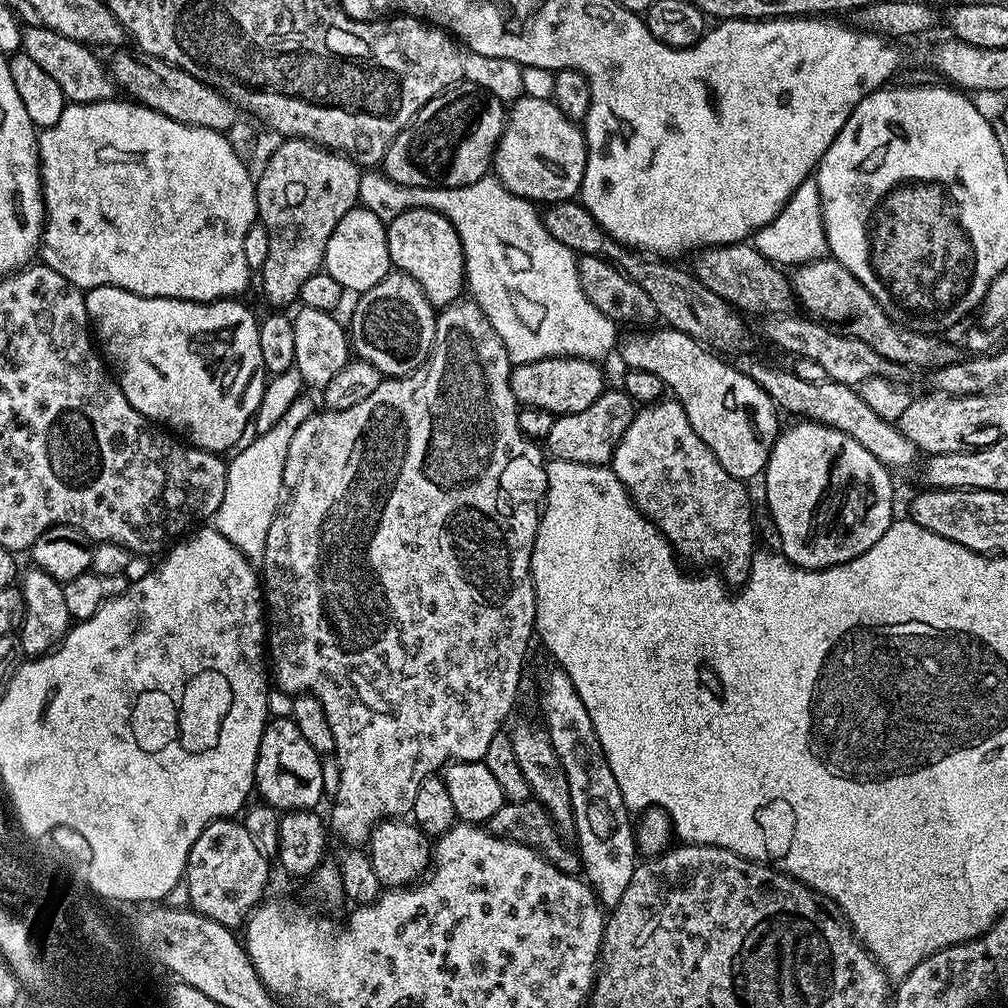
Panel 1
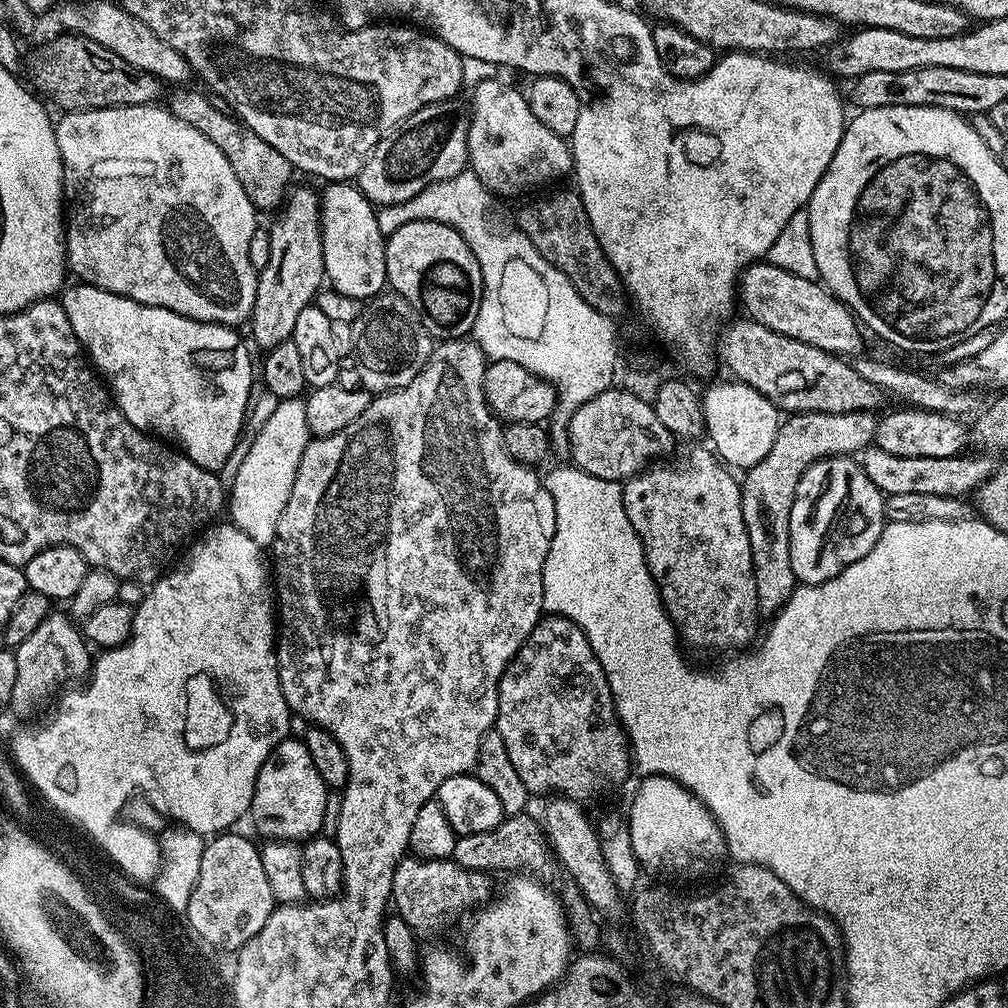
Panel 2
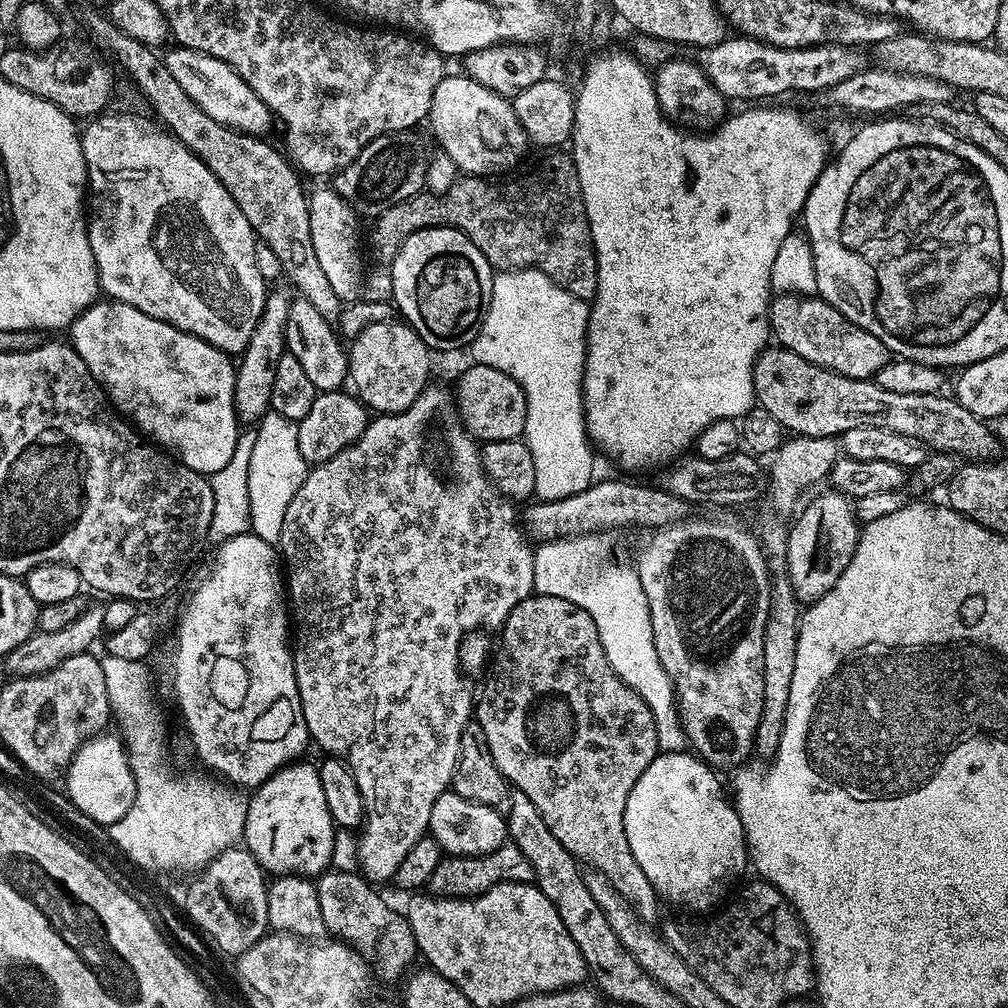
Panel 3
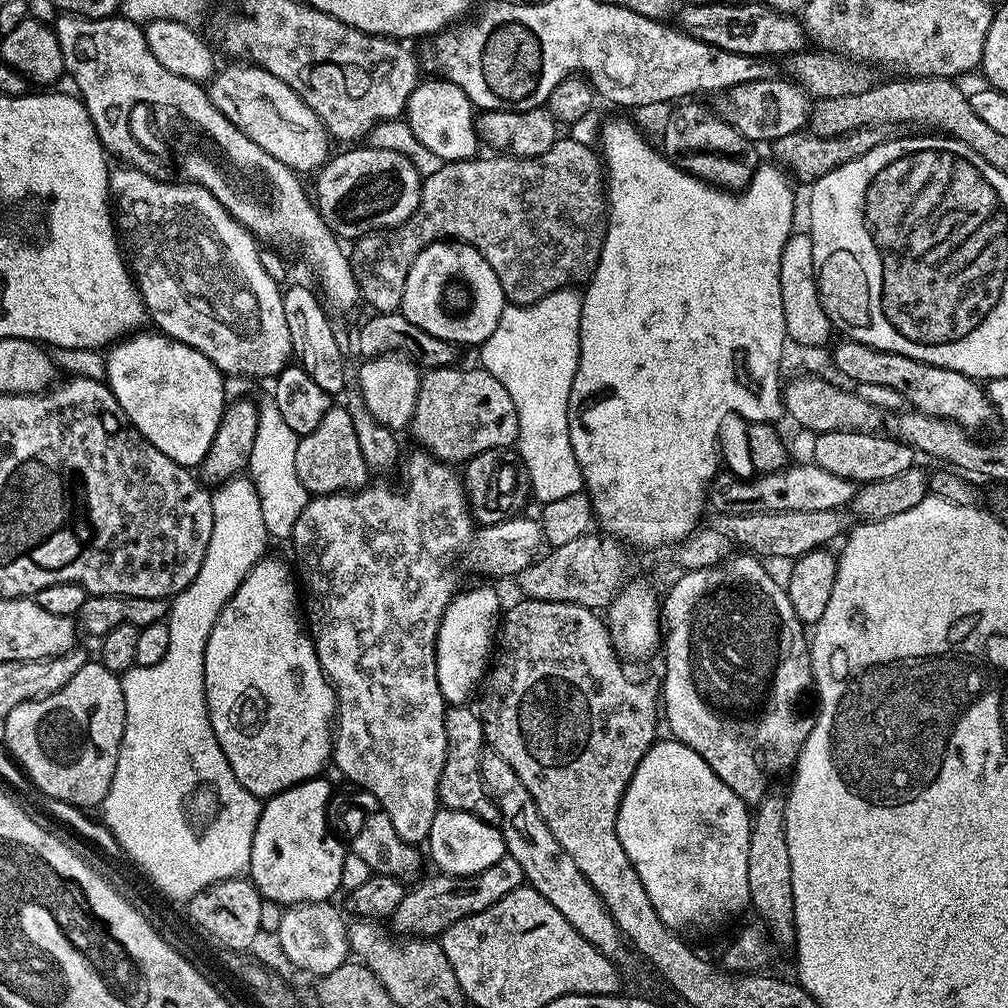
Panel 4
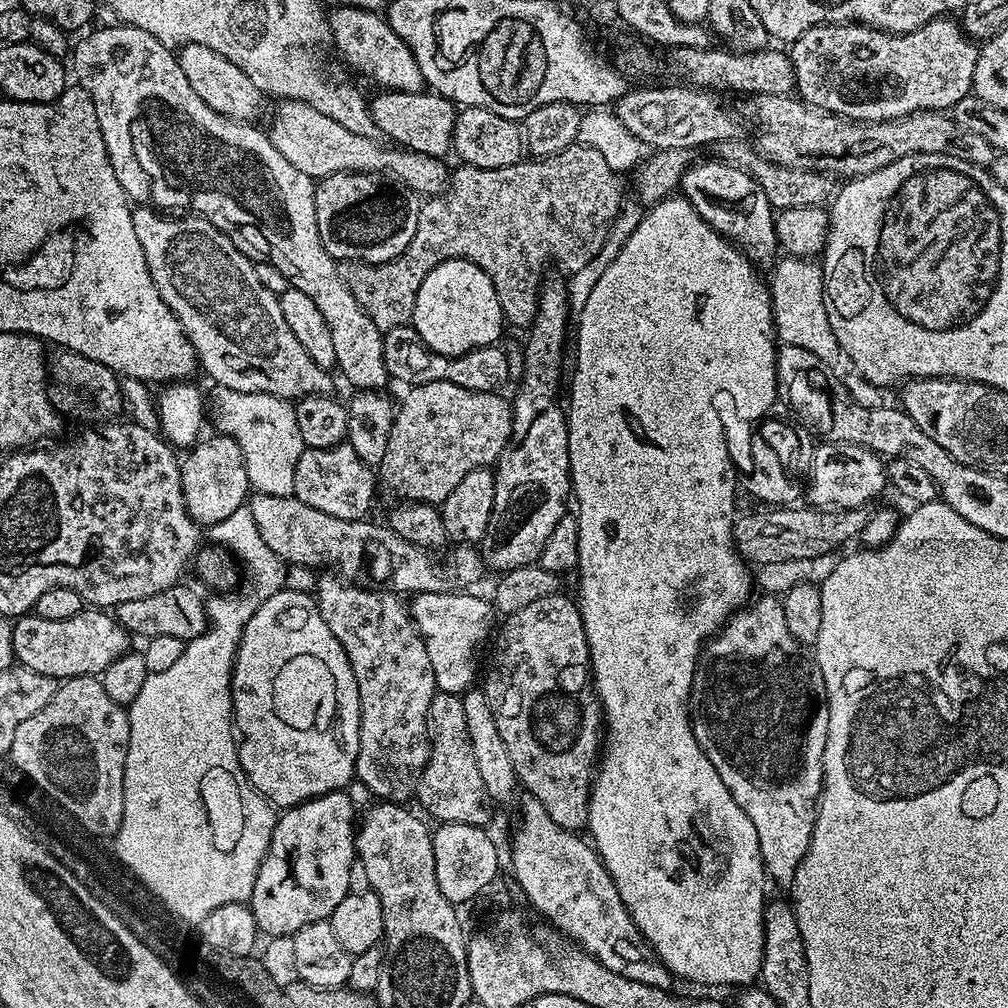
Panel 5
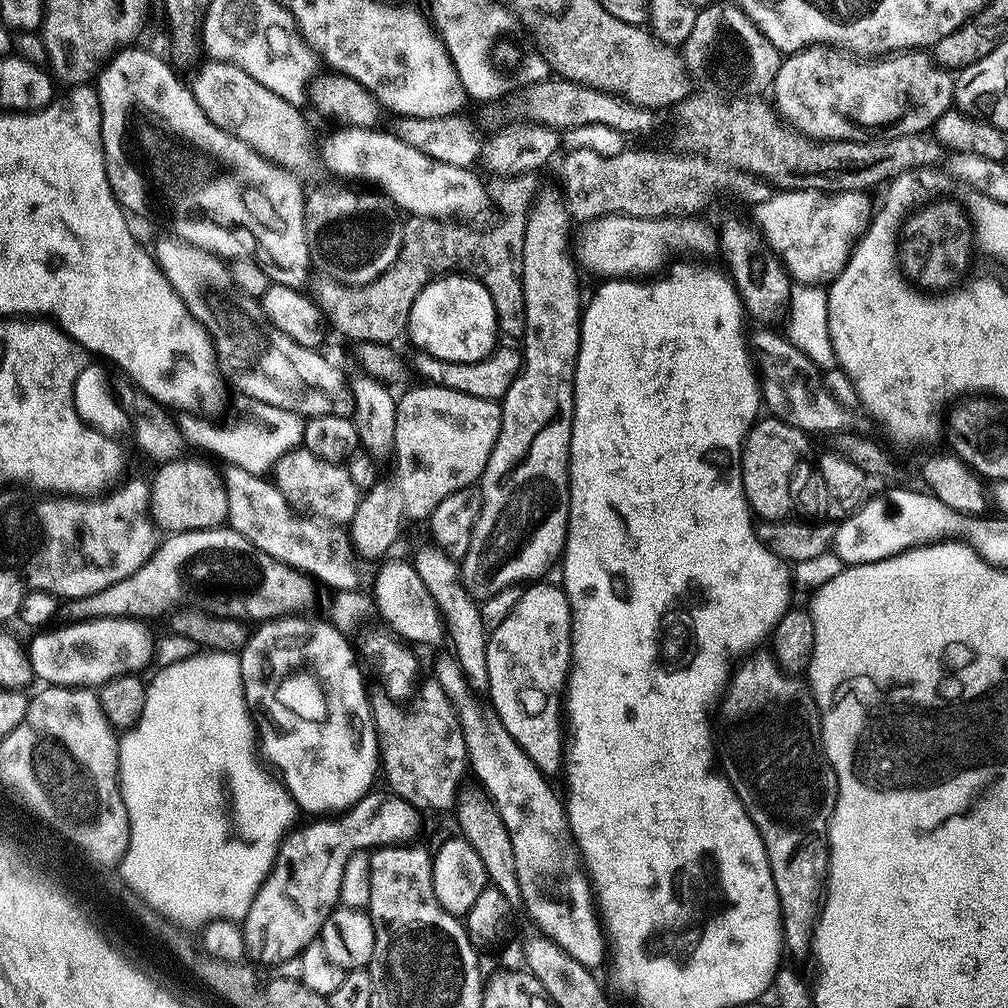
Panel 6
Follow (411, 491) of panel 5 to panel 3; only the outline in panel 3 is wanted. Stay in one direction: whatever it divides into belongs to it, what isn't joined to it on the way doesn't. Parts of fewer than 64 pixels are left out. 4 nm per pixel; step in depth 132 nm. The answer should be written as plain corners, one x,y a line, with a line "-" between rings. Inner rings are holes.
473,363
454,384
454,395
460,409
460,419
477,441
515,440
523,437
526,426
526,394
510,374
502,374
494,366

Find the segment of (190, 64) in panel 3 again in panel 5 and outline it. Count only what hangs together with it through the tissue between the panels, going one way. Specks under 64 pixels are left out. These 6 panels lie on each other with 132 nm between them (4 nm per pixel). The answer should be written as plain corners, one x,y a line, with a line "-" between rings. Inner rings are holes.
280,100
277,105
276,113
272,116
272,128
267,129
268,139
282,154
282,158
286,158
286,162
290,162
290,166
298,166
298,170
302,170
302,174
313,178
333,176
339,172
383,174
424,198
436,196
448,187
450,168
444,165
443,159
424,156
420,152
401,150
396,146
383,148
382,145
376,144
380,142
377,142
373,137
354,134
350,130
346,130
346,126
338,126
338,122
334,122
334,118
330,118
326,114
314,110
308,104
302,104
297,100

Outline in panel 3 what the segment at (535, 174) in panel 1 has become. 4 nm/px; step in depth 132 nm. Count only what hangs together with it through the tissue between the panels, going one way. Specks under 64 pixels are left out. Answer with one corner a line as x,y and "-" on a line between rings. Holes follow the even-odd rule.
465,74
458,77
444,75
434,90
427,123
432,124
439,151
454,158
457,169
469,176
496,178
508,172
530,149
530,141
518,114
514,114
509,97
499,96

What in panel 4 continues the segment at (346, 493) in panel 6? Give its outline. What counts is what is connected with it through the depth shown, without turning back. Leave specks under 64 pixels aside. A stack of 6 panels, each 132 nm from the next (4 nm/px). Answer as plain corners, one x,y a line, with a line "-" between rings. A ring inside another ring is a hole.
333,406
326,418
322,418
318,430
300,437
298,454
294,454
294,470
298,470
300,484
312,496
331,496
333,492
359,490
369,483
370,469
363,460
350,414
344,406

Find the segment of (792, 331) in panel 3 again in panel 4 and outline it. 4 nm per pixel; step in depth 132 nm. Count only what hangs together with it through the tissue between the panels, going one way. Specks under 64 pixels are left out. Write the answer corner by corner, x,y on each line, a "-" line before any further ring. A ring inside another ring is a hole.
847,338
839,342
841,344
832,352
832,360
846,379
853,380
853,385
891,386
892,389
898,390
898,394
904,396
905,401
915,411
949,420
960,428
967,428
973,434
979,433
979,428
986,427
994,420
994,409
988,401
987,391
969,376
946,370
942,366
918,362
902,354
874,350
862,342
854,342

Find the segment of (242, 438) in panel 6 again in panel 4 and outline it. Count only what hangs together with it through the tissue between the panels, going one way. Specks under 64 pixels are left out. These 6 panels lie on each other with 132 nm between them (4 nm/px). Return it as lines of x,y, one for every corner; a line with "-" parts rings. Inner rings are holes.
270,398
259,401
258,407
258,434
254,437
254,450
250,450
247,471
252,477
254,486
258,490
258,502
262,502
262,522
266,522
266,530
273,541
287,541
294,530
294,522
298,522
298,514
308,504
310,494
300,484
298,470
294,470
294,454
298,454
298,442
300,437
290,430
290,425
282,418
282,413
278,411
278,406

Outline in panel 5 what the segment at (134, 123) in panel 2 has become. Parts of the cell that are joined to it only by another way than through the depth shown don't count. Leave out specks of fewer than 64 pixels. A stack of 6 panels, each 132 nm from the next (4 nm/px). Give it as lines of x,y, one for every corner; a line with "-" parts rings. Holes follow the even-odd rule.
136,206
132,210
132,221
134,234
138,234
138,242
142,242
142,254
146,254
150,278
154,278
158,294
190,338
199,367
205,368
213,376
211,379
222,386
270,394
293,402
304,396
331,393
329,369
318,366
310,354
302,350
302,342
290,334
290,326
286,326
286,318
282,318
279,299
258,282
253,261
246,259
234,242
204,216
180,215
184,216
159,216
152,208

